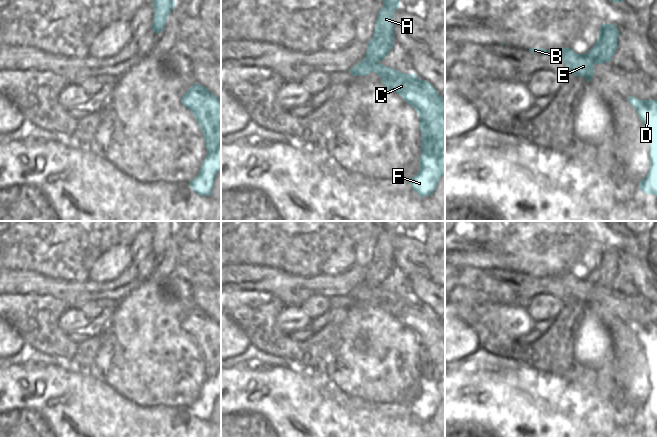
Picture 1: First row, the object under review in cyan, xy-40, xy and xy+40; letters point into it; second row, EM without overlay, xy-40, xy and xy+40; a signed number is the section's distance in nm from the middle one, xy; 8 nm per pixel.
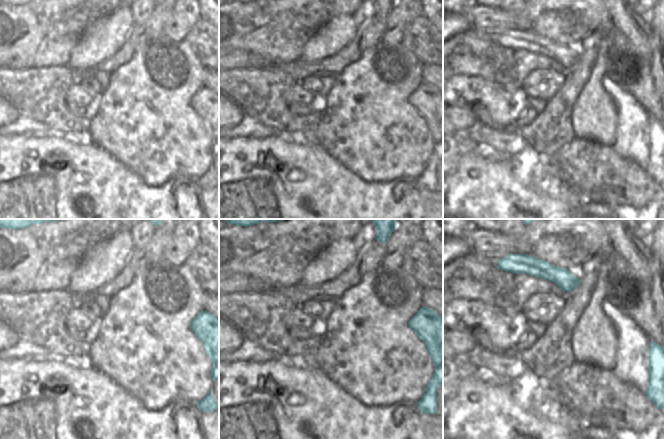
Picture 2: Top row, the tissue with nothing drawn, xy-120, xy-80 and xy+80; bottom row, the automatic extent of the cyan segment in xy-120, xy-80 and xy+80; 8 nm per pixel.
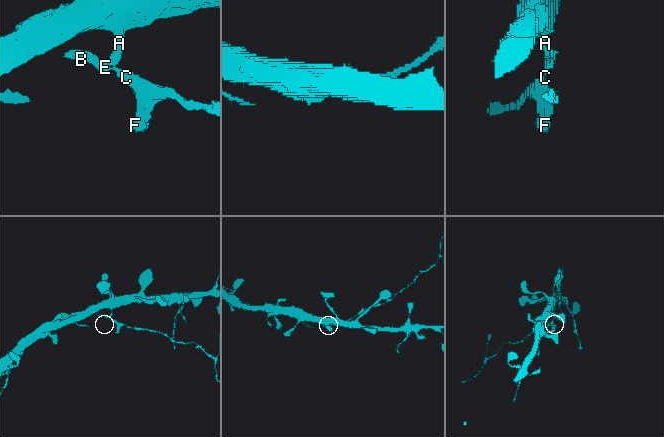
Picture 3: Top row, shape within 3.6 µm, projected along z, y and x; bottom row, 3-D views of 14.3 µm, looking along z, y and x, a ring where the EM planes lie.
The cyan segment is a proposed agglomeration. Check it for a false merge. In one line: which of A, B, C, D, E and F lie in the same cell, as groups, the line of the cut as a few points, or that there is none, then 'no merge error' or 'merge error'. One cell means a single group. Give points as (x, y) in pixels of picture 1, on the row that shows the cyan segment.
A / B C D E F; cut in xy+40 along (586, 54), (596, 61), (604, 62); merge error

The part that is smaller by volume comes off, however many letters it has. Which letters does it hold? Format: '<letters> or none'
B, C, D, E, F

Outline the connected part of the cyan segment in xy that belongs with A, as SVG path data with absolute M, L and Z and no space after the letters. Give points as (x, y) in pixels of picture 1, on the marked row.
M382 0L383 7L377 15L373 37L367 44L365 58L372 62L382 61L393 47L393 13L399 0Z

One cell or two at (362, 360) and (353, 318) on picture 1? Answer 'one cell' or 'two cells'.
one cell

